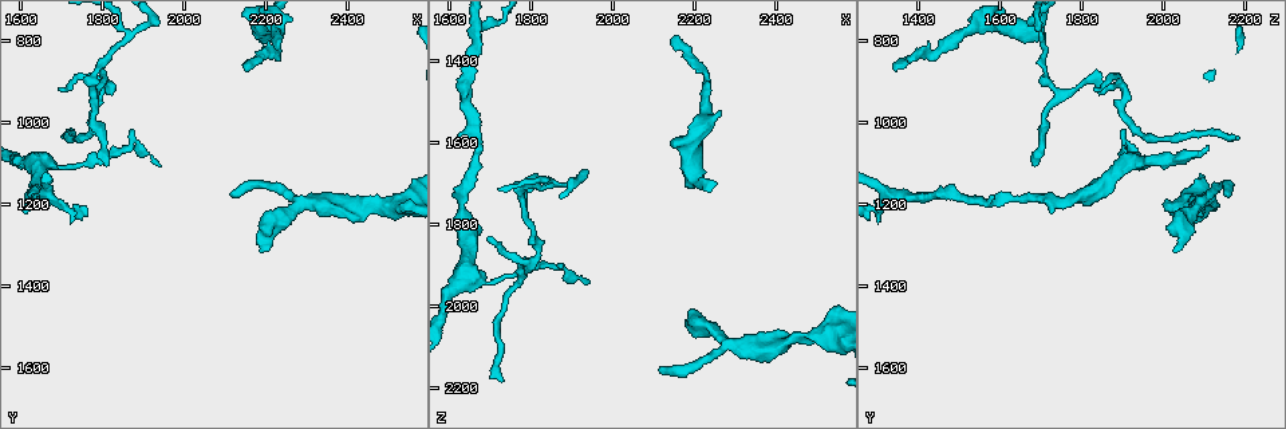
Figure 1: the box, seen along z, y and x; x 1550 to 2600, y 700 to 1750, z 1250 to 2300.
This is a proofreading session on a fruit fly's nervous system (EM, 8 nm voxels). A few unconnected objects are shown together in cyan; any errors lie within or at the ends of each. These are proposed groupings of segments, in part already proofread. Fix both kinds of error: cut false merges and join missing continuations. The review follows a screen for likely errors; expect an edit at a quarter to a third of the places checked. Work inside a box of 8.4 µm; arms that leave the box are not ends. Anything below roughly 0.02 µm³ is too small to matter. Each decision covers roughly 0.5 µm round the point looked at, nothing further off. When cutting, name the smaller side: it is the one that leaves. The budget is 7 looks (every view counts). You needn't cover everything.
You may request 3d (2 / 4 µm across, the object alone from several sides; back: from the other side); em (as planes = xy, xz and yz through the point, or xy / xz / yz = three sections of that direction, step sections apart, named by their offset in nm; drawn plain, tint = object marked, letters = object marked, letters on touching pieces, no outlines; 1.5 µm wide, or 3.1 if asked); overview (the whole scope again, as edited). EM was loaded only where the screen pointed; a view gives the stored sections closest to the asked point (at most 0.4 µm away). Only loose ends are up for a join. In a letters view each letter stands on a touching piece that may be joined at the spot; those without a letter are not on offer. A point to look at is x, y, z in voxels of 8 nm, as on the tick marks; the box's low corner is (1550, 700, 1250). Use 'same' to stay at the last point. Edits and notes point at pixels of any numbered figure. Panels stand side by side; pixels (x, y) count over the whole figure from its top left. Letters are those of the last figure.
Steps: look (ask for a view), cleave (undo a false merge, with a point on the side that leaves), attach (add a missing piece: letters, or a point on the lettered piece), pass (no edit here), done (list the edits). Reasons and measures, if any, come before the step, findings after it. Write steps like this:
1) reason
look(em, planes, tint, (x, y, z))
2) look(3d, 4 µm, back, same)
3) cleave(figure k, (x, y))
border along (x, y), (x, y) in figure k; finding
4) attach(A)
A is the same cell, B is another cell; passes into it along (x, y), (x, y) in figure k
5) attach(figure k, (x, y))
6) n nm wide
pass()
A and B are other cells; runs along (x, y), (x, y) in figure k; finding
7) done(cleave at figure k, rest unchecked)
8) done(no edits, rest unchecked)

a fork
look(3d, 4 µm, back, (1675, 1180, 1330))

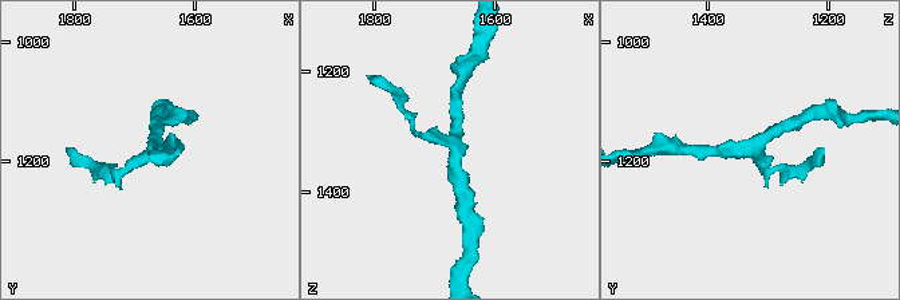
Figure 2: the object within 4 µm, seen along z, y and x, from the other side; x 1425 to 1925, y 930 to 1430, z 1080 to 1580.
look(em, planes, letters, (1665, 1185, 1335))

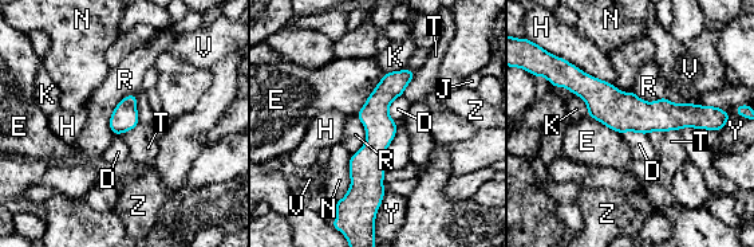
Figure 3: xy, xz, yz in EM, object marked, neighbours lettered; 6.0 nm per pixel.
pass()
D, E, H, J, K, N, R, T, V, Y and Z are other cells; runs along (555, 82), (632, 114), (705, 114) in figure 3; one neuron here

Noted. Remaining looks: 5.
tapers out
look(3d, 4 µm, back, (1730, 1040, 2190))

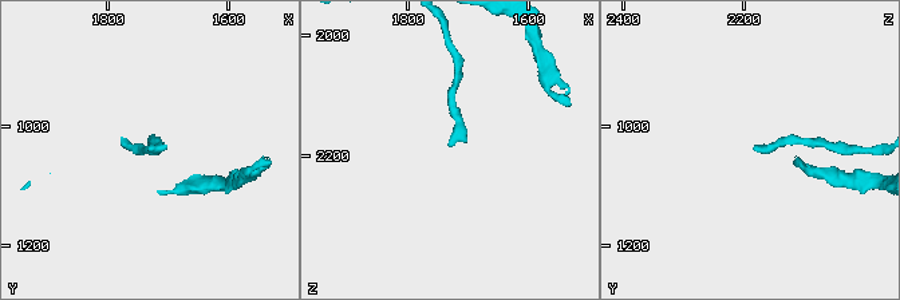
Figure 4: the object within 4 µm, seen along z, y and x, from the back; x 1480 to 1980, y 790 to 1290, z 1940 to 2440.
now the EM
look(em, xz, step 4, letters, (1730, 1040, 2185))

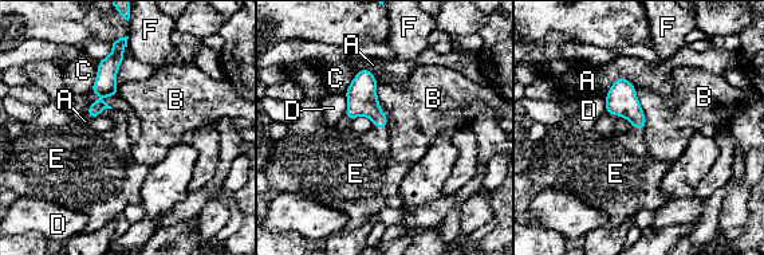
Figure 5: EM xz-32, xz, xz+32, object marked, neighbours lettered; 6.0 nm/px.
cut it another way
look(em, planes, letters, same)

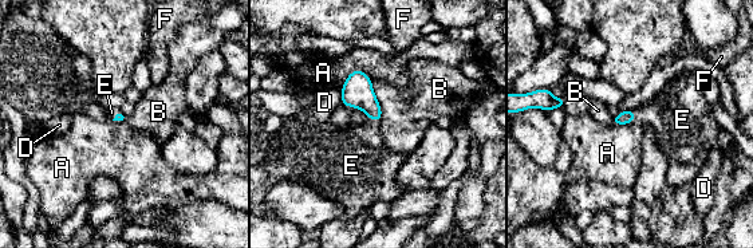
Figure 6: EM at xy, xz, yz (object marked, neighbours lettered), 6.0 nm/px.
attach(E)
E is the same cell, A, B, D and F are other cells; passes into it along (625, 117), (634, 115), (675, 114) in figure 6; it goes on there

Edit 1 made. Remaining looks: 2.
branch stops here
look(em, planes, letters, (2185, 1320, 2030))

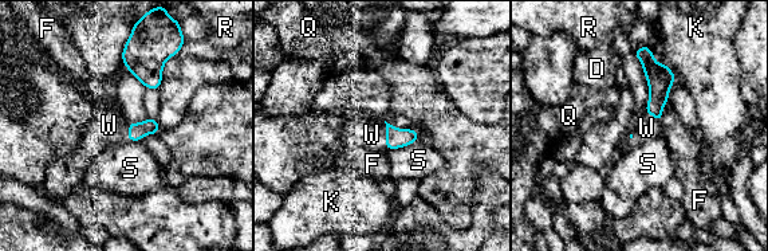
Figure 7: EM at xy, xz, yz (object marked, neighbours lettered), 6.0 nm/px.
attach(W)
W is the same cell, D, F, K, Q, R and S are other cells; passes into it along (396, 138), (386, 136), (371, 134) in figure 7; the neuron continues

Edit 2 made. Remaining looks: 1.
done(attach at figure 6, attach at figure 7, rest unchecked)

